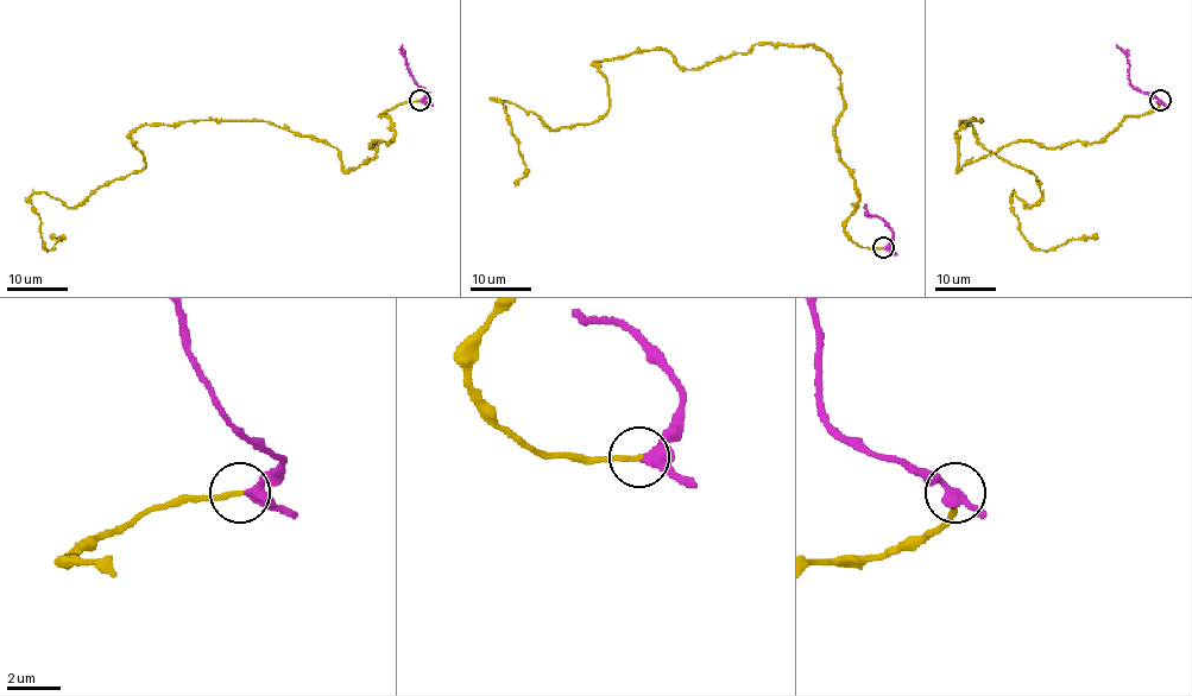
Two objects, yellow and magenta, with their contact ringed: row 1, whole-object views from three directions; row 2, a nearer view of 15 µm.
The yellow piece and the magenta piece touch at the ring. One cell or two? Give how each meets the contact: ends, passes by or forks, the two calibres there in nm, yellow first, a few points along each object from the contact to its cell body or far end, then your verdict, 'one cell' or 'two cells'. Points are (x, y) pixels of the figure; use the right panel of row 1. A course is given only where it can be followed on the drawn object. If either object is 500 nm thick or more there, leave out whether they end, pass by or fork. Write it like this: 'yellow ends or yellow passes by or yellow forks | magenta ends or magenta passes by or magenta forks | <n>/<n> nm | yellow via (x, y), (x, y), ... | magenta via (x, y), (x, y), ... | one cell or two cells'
yellow ends | magenta passes by | 190/360 nm | yellow via (1159, 100), (957, 170), (956, 132), (1035, 176), (1010, 210), (1036, 248), (1098, 238) | magenta via (1159, 100), (1130, 83), (1126, 54), (1116, 44) | one cell

